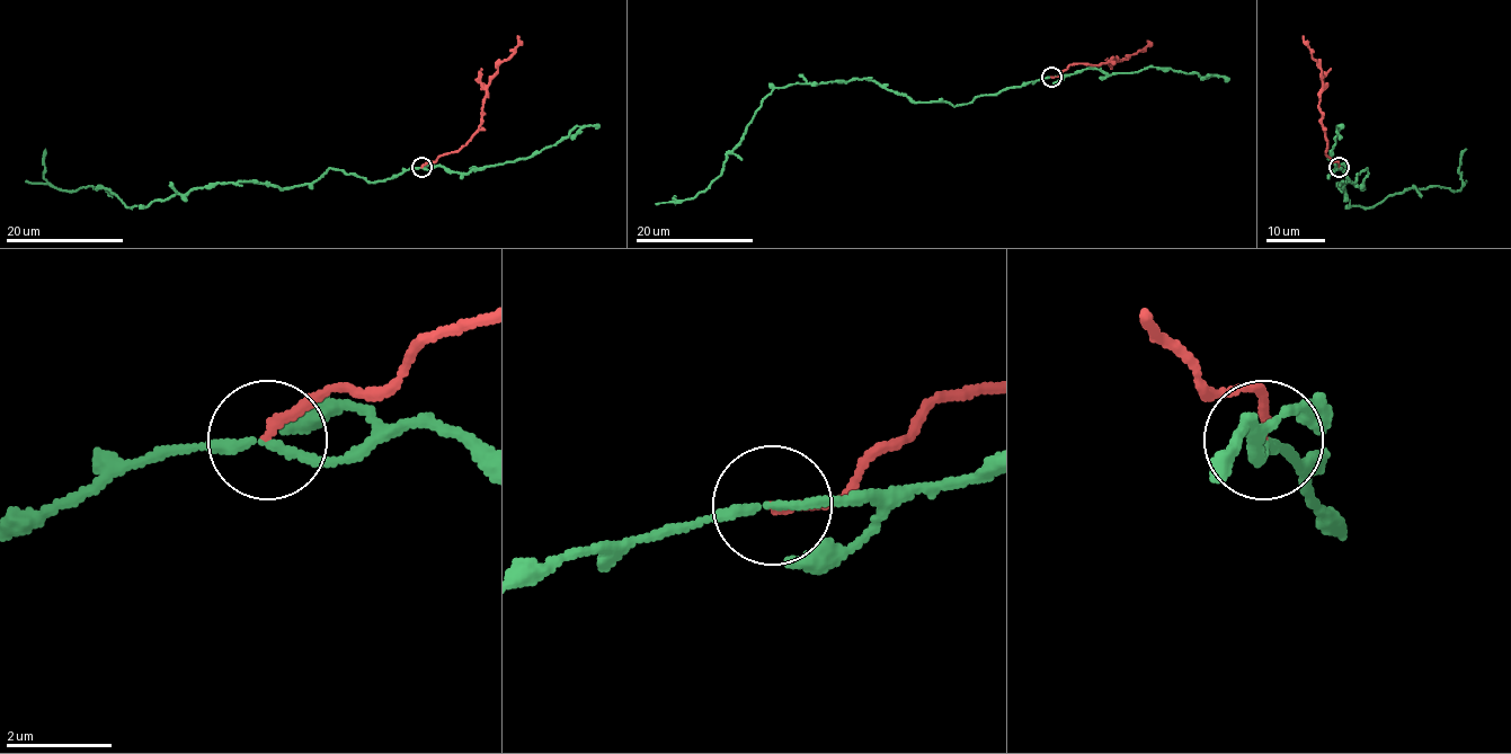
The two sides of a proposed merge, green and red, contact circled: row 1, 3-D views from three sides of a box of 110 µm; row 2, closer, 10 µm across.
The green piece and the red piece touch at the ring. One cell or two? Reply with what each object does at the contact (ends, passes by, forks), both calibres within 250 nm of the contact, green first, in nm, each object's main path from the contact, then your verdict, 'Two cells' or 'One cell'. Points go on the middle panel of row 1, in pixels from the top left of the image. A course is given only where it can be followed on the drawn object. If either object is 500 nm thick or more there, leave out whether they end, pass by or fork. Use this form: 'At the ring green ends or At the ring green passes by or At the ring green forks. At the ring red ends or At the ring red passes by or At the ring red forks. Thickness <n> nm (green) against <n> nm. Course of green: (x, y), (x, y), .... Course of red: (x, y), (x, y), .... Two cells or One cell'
At the ring green passes by. At the ring red ends. Thickness 160 nm (green) against 160 nm. Course of green: (1051, 77), (954, 106), (909, 100), (865, 78), (775, 87), (726, 154), (721, 174), (675, 204). Course of red: (1051, 77), (1058, 77), (1069, 65), (1099, 65), (1112, 56), (1118, 61), (1127, 59), (1148, 41). Two cells

